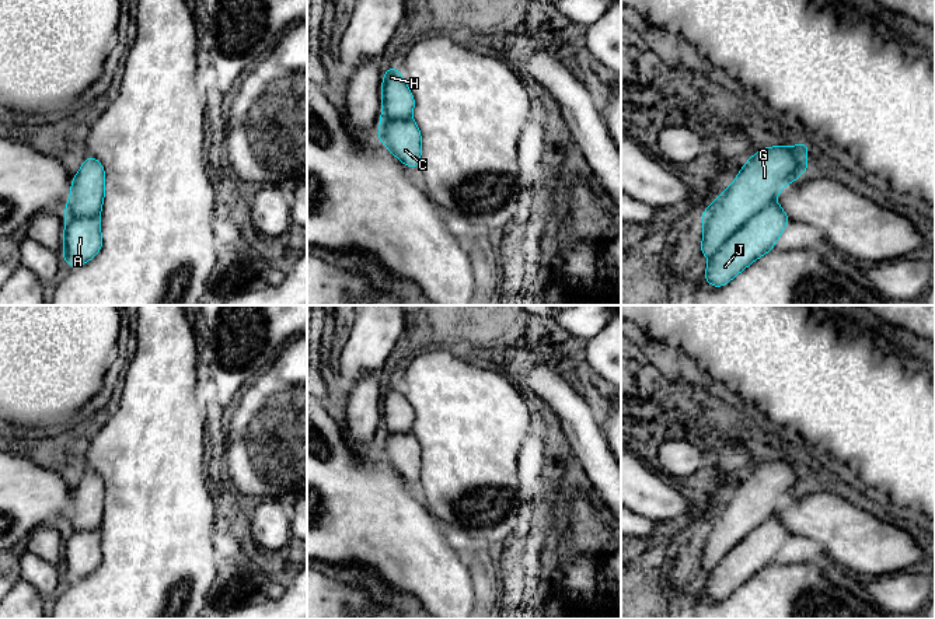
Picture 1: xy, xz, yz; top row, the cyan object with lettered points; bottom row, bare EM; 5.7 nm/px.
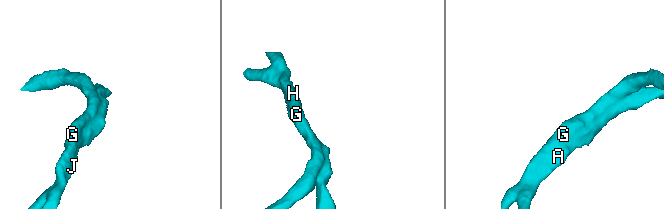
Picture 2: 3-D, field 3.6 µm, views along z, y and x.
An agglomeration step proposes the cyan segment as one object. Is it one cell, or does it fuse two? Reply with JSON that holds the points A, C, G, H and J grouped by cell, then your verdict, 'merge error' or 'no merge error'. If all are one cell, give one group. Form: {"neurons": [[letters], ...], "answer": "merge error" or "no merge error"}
{"neurons": [["A", "C", "G", "H", "J"]], "answer": "no merge error"}

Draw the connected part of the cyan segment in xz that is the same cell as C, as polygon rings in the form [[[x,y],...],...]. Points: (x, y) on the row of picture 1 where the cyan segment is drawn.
[[[395,67],[384,71],[377,137],[405,165],[421,167],[422,136],[412,120],[415,99]]]

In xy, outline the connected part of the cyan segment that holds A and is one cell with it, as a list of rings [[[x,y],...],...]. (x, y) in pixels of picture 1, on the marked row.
[[[87,155],[80,171],[71,179],[69,202],[64,207],[66,225],[62,258],[73,269],[87,263],[102,248],[101,209],[105,196],[105,171],[102,164]]]

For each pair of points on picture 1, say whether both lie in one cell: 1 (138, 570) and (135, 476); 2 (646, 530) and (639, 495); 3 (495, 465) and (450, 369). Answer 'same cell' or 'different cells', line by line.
1: same cell
2: different cells
3: same cell

